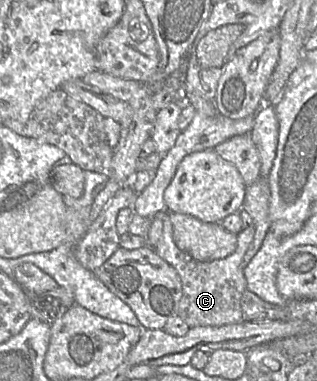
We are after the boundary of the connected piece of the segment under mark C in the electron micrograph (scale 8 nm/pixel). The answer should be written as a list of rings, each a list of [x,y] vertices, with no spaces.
[[[164,213],[162,234],[154,249],[179,275],[182,284],[182,296],[179,300],[177,315],[190,328],[196,326],[222,326],[244,322],[240,305],[242,294],[247,290],[243,257],[253,241],[254,234],[254,225],[243,227],[237,233],[237,247],[231,255],[214,261],[198,261],[180,250],[175,244],[173,226],[169,214]]]

